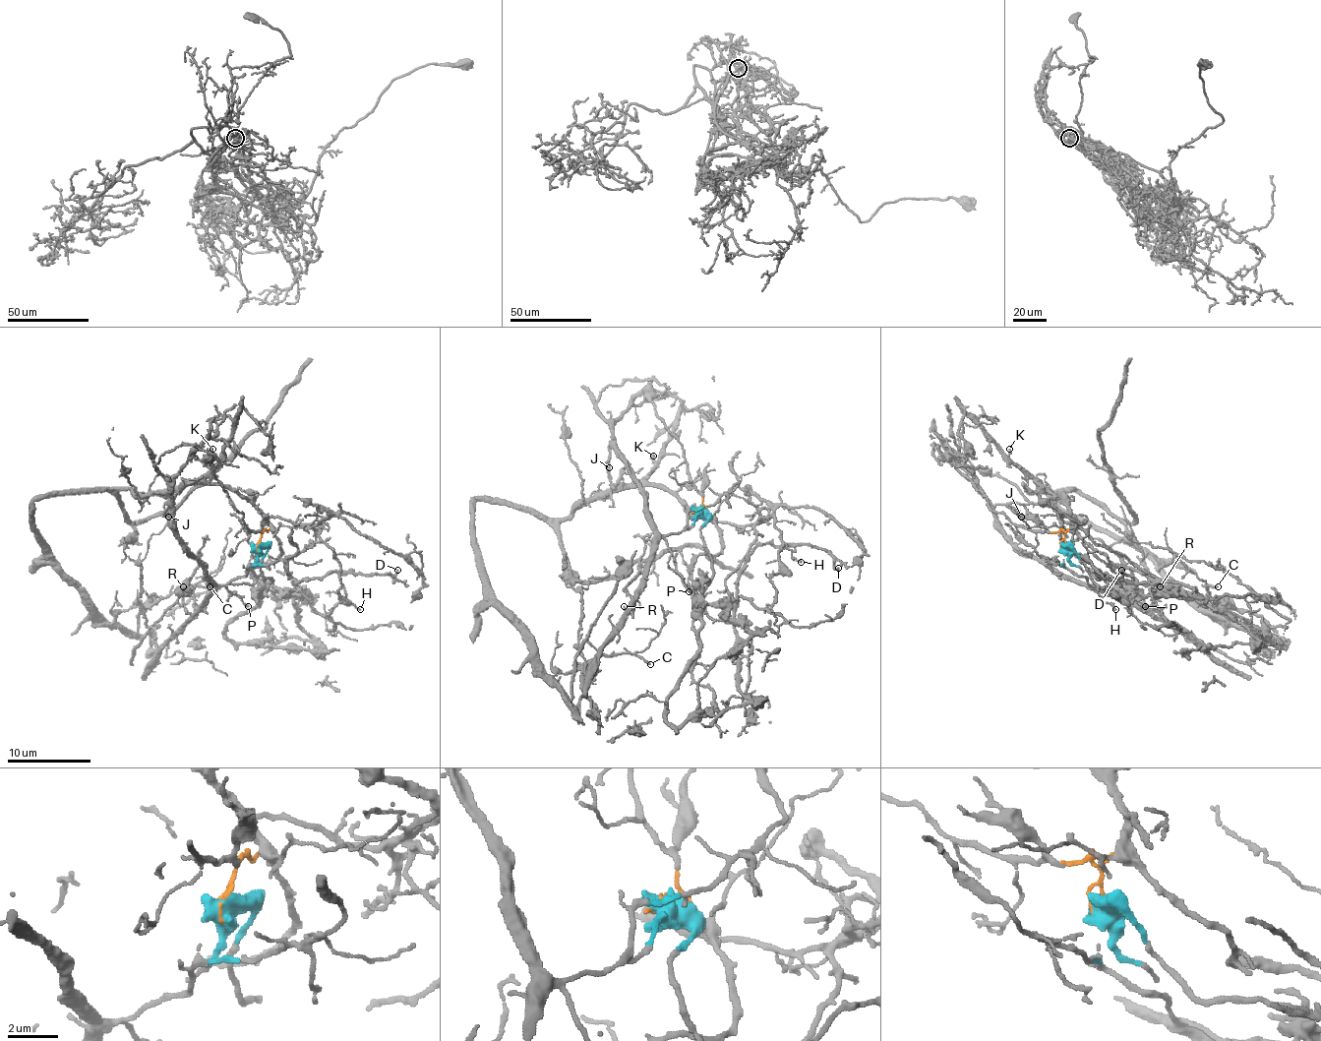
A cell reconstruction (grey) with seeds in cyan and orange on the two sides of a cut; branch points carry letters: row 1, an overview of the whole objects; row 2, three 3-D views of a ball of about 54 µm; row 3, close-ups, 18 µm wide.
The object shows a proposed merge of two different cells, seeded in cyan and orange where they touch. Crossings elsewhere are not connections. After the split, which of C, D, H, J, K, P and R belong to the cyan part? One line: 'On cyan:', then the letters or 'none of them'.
On cyan: D, J, P, R

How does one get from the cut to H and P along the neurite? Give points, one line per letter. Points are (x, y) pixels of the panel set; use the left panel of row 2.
H: (256, 546), (270, 527), (269, 517), (289, 519), (300, 527), (315, 525), (337, 561), (346, 598), (361, 609)
P: (256, 546), (256, 565), (248, 567), (248, 574), (224, 585), (248, 607)

